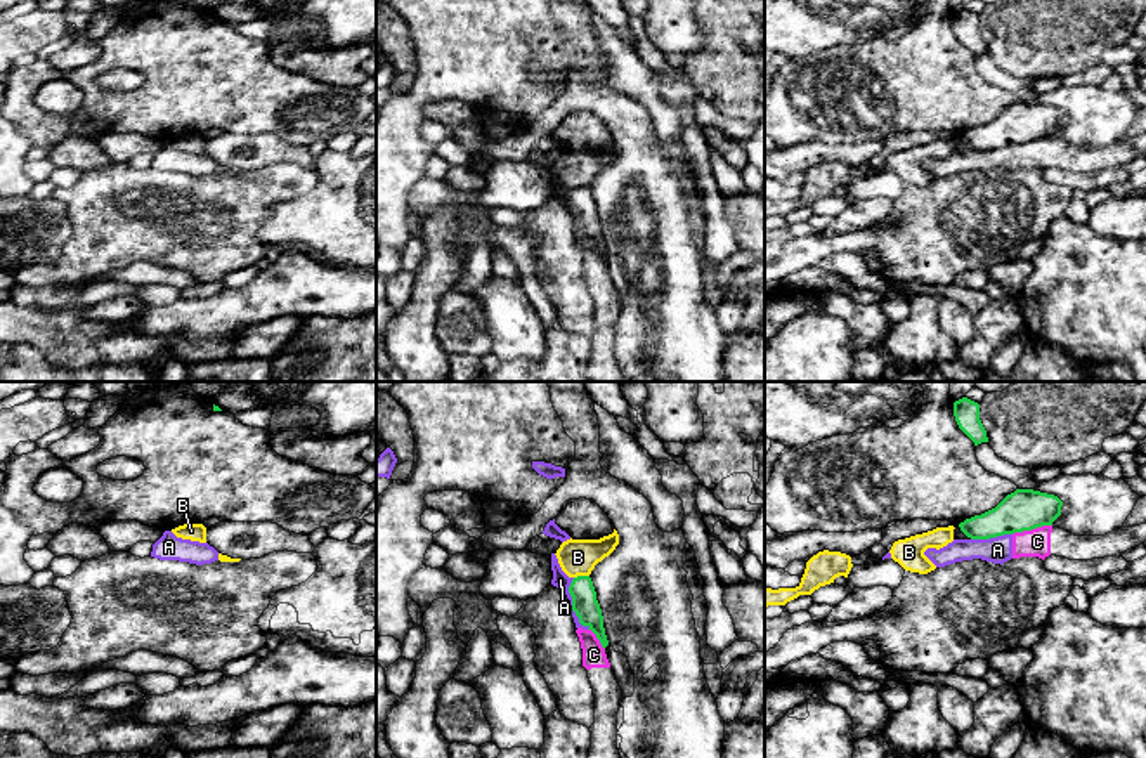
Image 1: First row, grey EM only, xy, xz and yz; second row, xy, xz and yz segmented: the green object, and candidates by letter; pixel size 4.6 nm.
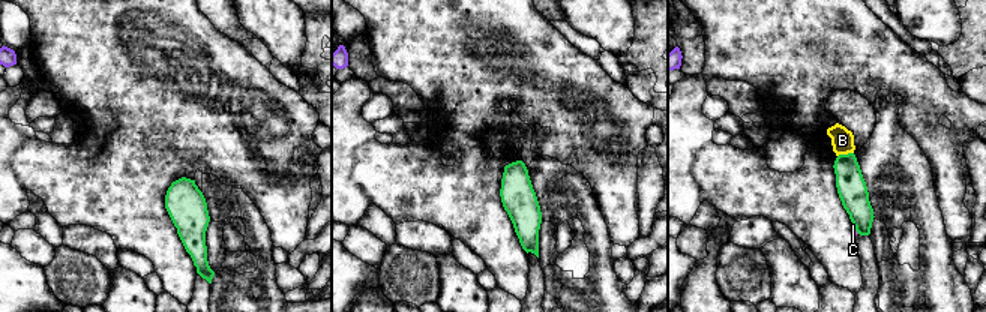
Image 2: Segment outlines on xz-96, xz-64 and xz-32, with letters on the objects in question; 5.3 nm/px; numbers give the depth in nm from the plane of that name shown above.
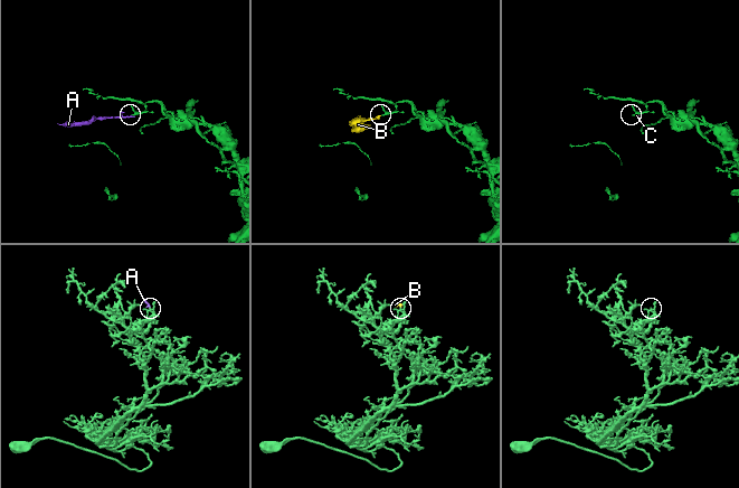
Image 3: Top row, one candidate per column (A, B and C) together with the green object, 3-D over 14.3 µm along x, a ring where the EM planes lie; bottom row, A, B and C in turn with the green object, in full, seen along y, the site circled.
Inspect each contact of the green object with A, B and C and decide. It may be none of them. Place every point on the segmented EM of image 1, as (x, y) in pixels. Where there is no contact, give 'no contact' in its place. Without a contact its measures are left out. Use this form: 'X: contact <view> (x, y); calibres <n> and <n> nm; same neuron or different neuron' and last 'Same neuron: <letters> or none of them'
A: contact yz (990, 536); calibres 190 and 120 nm; different neuron
B: contact xz (581, 576); calibres 120 and 180 nm; different neuron
C: contact yz (1032, 528); calibres 190 and 130 nm; different neuron
Same neuron: none of them

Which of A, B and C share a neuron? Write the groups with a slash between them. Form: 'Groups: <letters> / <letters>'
Groups: A C / B

